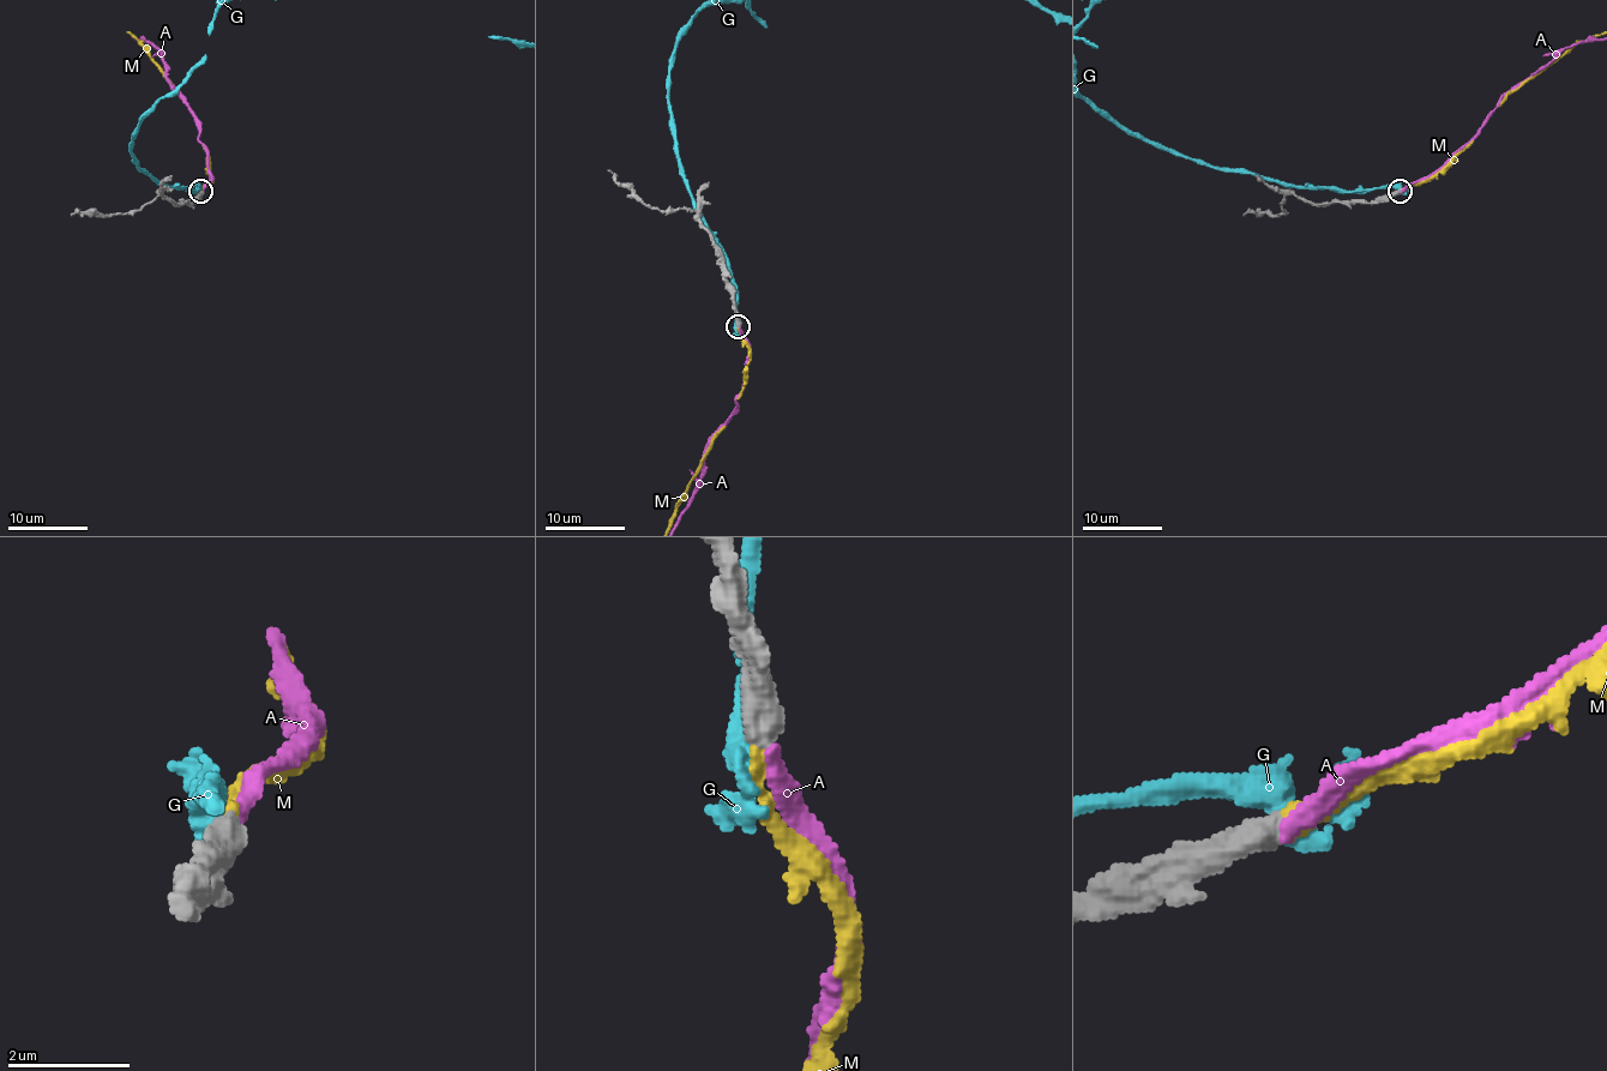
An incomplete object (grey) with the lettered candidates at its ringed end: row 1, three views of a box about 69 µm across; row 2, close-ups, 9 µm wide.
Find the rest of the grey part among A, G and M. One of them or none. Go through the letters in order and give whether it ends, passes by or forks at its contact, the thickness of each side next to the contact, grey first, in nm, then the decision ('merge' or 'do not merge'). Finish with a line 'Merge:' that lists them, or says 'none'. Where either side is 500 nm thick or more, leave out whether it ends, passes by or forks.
A: 500 nm thick on the grey side, 280 nm on the other; do not merge
G: 500 nm thick on the grey side, 400 nm on the other; do not merge
M: 500 nm thick on the grey side, 280 nm on the other; merge
Merge: M

